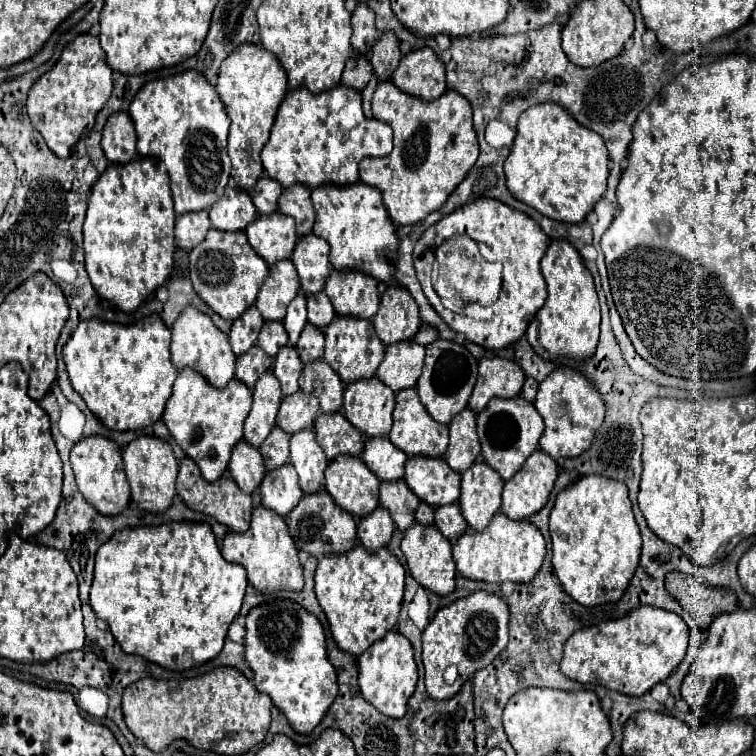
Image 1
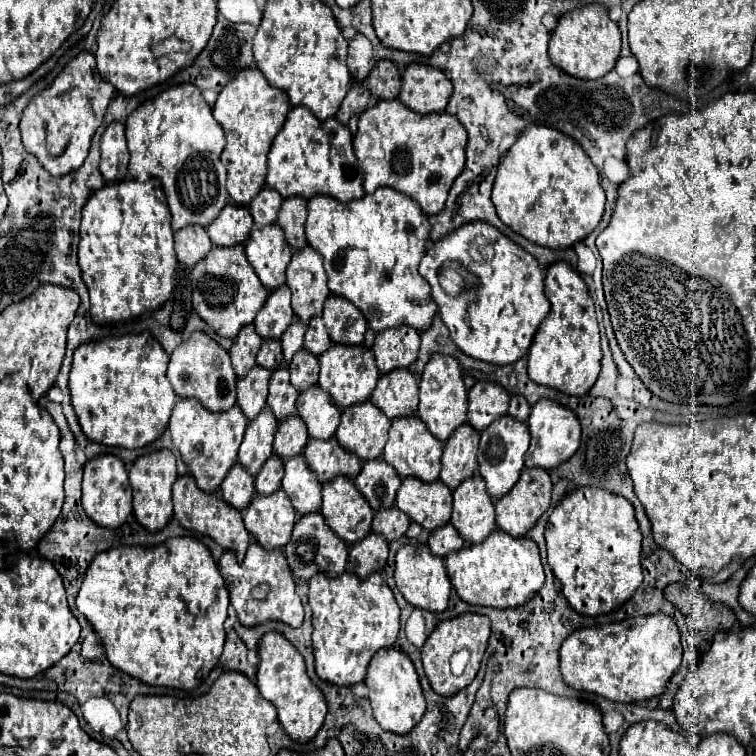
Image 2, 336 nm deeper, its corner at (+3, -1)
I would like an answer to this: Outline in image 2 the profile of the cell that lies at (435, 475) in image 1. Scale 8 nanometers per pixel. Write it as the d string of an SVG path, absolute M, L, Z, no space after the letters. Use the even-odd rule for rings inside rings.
M414 476L402 480L396 494L396 506L426 530L434 530L450 520L452 490L442 480L424 482Z

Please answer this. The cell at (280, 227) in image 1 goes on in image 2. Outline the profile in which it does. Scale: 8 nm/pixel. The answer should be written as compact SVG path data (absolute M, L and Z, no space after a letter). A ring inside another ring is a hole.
M278 224L254 228L244 248L248 262L268 290L274 290L286 282L284 274L292 258L292 248L286 242L284 232L282 228L278 228Z

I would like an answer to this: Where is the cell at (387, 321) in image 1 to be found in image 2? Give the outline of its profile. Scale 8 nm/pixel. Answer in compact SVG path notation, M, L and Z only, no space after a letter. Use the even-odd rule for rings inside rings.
M406 324L378 332L372 346L380 374L386 374L394 368L408 368L416 360L418 350L420 350L418 330Z

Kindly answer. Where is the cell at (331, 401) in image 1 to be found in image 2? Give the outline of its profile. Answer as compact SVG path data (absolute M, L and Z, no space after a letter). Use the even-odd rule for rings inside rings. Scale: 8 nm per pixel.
M318 384L300 392L296 402L296 414L306 422L312 438L332 438L340 424L340 410L332 402L330 394Z

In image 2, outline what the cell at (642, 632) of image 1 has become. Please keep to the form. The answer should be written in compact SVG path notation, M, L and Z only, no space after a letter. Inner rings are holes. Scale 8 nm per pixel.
M666 614L578 628L560 646L560 672L564 682L576 690L594 692L612 702L638 702L660 696L680 664L680 630Z

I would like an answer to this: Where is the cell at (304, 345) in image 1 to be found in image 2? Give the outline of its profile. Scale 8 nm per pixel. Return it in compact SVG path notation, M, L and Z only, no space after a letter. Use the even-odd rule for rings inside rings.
M304 348L294 354L292 362L288 364L288 370L292 376L292 386L298 392L302 392L318 382L318 358L314 354L306 352Z

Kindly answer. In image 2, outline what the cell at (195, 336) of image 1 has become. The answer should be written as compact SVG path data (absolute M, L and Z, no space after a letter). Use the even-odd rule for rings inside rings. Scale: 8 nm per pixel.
M194 332L178 344L170 354L168 380L180 398L196 396L208 410L220 412L236 404L236 372L230 364L230 354L206 332Z

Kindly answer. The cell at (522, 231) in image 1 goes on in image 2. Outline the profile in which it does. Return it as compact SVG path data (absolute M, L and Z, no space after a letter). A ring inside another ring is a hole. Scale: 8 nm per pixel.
M484 220L468 222L462 228L456 228L454 232L444 236L442 240L434 242L422 256L418 272L430 284L432 298L438 306L438 314L450 330L454 344L464 354L490 364L504 366L522 358L532 342L538 324L542 322L542 318L546 318L550 310L550 302L544 296L544 268L532 254L522 250L518 244L512 244L508 236L504 236L502 232L498 232L498 228L490 226ZM478 236L486 238L492 244L492 260L472 260L470 246L472 240L476 240ZM448 260L460 262L478 278L476 292L464 292L460 298L448 298L442 292L438 284L438 270Z

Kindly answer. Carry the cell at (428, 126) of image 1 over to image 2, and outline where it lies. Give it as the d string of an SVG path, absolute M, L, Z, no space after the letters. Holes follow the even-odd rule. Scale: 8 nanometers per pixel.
M398 98L394 100L380 100L374 108L368 108L362 112L358 120L358 132L352 140L354 156L364 172L364 190L372 194L376 188L390 186L406 196L410 196L418 206L422 208L424 214L434 216L442 212L448 190L452 182L458 178L458 174L464 170L466 164L466 142L468 142L468 132L466 128L448 112L434 112L434 114L416 114L410 108L406 108Z

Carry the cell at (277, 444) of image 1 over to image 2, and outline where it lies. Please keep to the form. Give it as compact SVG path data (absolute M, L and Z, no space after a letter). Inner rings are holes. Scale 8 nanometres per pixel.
M272 454L256 476L256 492L258 494L276 492L280 488L282 476L284 476L284 462L282 462L280 456Z

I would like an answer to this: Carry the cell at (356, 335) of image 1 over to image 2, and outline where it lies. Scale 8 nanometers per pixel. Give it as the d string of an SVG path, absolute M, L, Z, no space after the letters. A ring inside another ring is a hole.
M332 344L322 356L318 356L320 360L320 380L318 386L322 390L326 390L334 404L344 410L356 402L366 402L378 382L378 368L374 364L374 354L372 350L368 350L366 346L348 346L348 344Z

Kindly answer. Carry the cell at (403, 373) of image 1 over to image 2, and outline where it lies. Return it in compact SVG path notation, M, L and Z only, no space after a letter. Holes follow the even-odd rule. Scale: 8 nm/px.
M408 368L382 374L370 400L390 420L398 416L410 416L418 406L418 378Z

